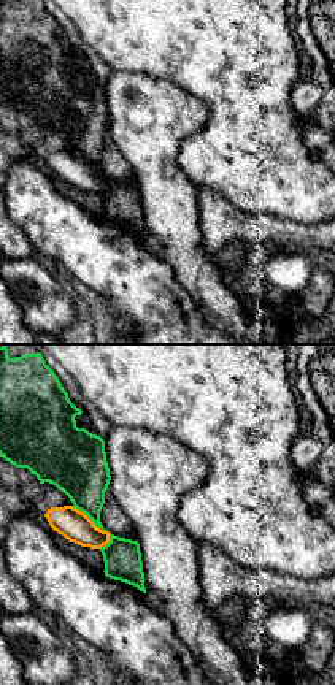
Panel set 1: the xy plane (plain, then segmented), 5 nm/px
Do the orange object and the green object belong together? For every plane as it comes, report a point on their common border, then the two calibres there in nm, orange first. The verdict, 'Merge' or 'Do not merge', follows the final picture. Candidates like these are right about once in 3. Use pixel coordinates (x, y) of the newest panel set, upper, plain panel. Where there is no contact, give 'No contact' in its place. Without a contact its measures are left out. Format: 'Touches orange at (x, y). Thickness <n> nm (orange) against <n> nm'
Touches orange at (89, 164). Thickness 160 nm (orange) against 280 nm

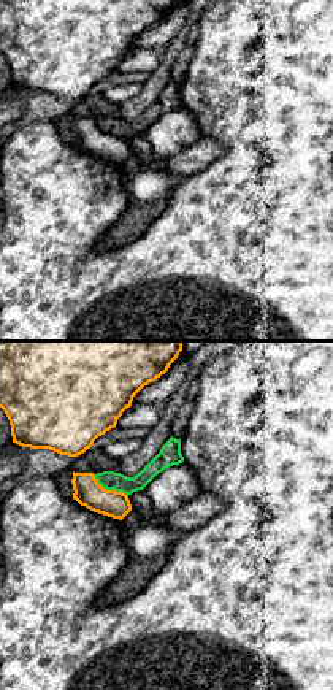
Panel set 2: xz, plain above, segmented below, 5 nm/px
Touches orange at (110, 135). Thickness 140 nm (orange) against 100 nm

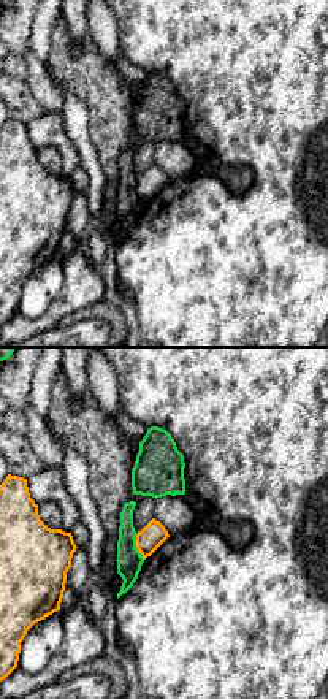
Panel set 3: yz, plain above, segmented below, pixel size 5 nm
Touches orange at (137, 190). Thickness 120 nm (orange) against 130 nm

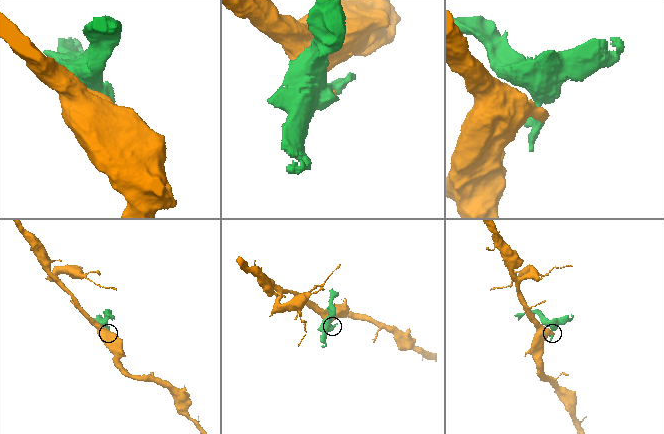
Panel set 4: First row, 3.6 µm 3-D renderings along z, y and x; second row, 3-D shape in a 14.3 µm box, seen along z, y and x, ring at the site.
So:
Do not merge

